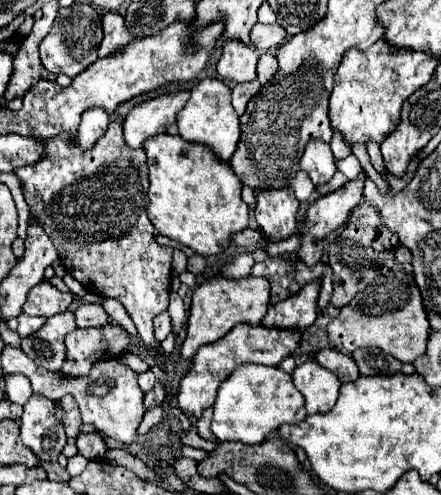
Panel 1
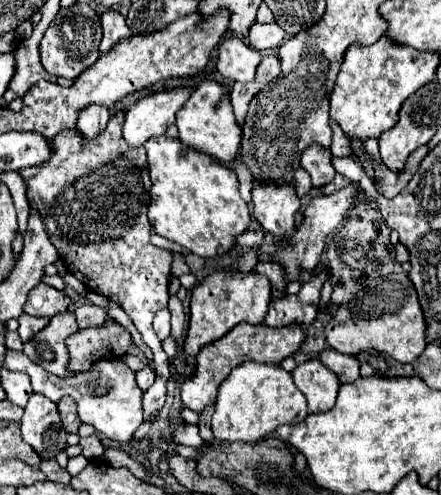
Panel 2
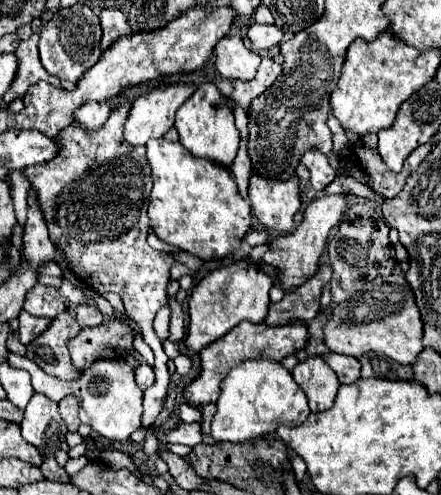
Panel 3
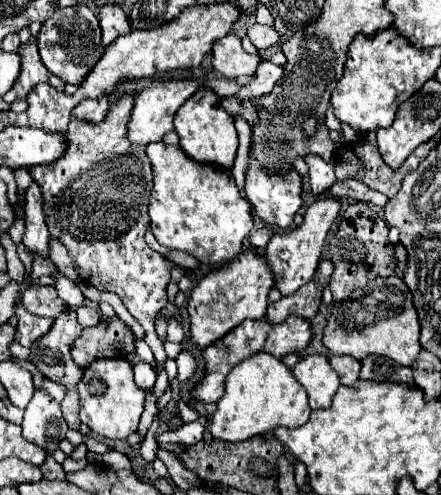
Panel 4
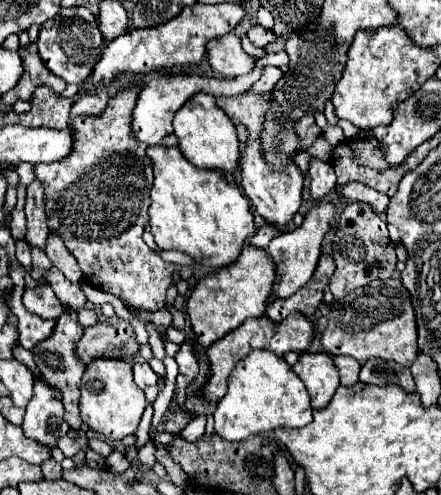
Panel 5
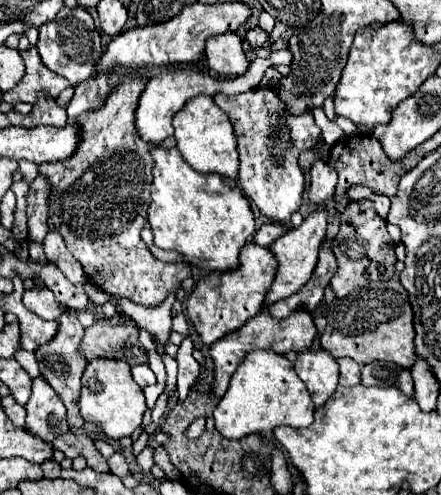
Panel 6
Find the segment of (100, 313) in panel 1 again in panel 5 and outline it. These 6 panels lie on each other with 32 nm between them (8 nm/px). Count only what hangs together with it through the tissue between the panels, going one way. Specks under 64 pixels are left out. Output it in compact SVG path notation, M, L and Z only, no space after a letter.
M80 308L77 311L78 322L82 325L83 328L90 327L96 322L98 322L98 314L96 314L96 310L94 308Z

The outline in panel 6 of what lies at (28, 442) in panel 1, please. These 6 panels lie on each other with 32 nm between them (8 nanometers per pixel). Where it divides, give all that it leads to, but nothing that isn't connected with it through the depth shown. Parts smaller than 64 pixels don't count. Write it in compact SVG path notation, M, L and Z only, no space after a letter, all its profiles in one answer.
M42 376L34 378L32 396L26 404L26 432L46 444L54 444L56 436L68 432L66 408Z

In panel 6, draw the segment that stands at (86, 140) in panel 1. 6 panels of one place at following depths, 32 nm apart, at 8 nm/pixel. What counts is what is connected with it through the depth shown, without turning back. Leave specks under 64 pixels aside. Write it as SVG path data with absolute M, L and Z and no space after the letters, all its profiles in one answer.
M98 76L90 78L84 84L76 86L74 98L68 106L70 114L80 114L80 112L96 112L104 106L104 98L110 96L110 80L108 76Z

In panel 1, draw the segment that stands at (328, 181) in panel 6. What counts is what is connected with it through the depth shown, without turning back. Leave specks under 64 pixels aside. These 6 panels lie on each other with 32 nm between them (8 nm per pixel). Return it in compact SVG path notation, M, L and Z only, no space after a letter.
M310 140L300 158L300 170L304 170L316 186L328 182L336 172L330 144L324 144L324 140Z

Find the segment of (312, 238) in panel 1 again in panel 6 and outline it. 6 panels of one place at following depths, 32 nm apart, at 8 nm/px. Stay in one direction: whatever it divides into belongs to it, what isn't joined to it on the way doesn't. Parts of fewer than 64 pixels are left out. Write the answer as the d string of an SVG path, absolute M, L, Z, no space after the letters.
M318 208L318 210L310 212L304 218L302 226L288 230L284 236L280 236L270 246L270 252L274 254L274 258L278 262L278 270L276 270L274 284L272 284L272 288L270 288L268 296L266 296L266 306L272 304L272 302L276 302L276 300L282 300L282 298L288 298L288 296L296 294L310 280L310 276L312 276L312 272L316 268L316 260L318 260L318 252L320 252L320 242L326 236L328 218L330 218L328 208Z

